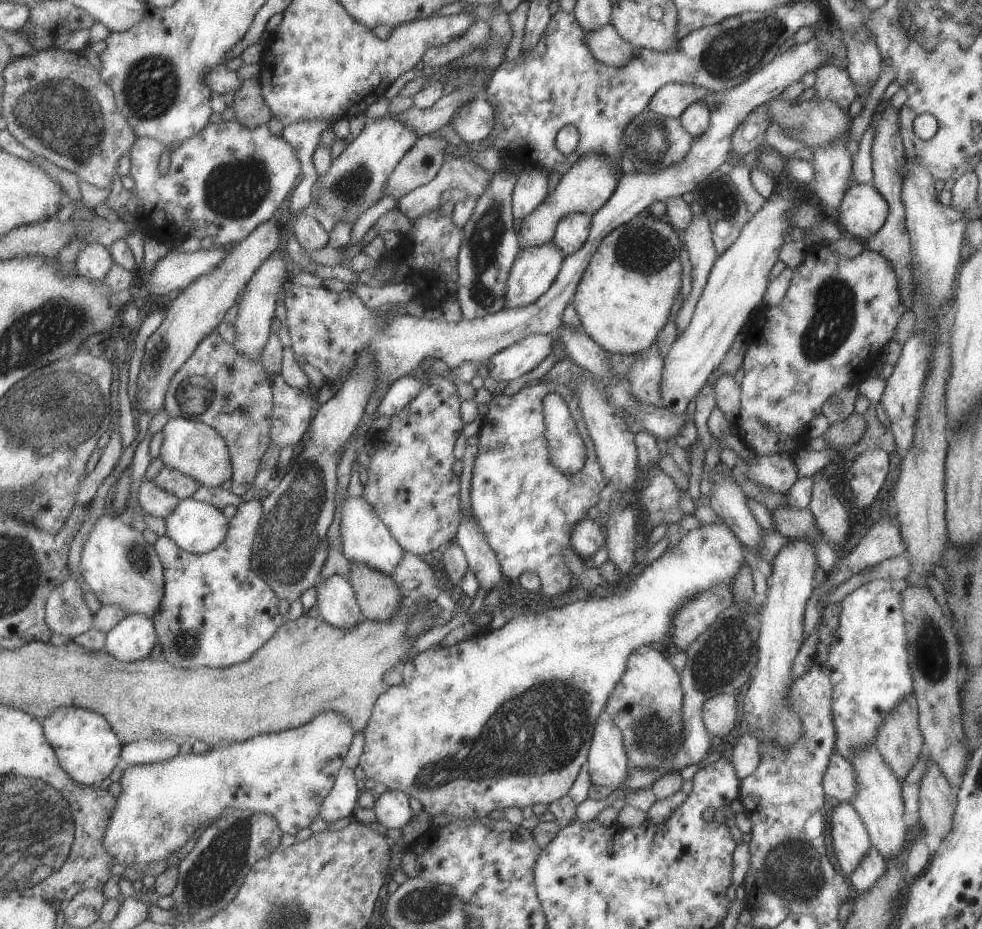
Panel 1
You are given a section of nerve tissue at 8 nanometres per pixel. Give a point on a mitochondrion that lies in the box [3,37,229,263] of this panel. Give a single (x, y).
(63, 113)

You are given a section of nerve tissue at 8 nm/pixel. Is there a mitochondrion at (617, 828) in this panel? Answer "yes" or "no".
no

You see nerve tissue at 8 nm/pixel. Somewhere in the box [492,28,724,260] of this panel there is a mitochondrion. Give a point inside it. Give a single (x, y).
(648, 154)

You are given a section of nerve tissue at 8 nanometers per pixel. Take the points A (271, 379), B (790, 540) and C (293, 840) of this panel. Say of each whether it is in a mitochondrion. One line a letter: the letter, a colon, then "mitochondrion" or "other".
A: other
B: other
C: other

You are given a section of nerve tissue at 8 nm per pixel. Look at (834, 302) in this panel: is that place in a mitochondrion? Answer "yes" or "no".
yes

